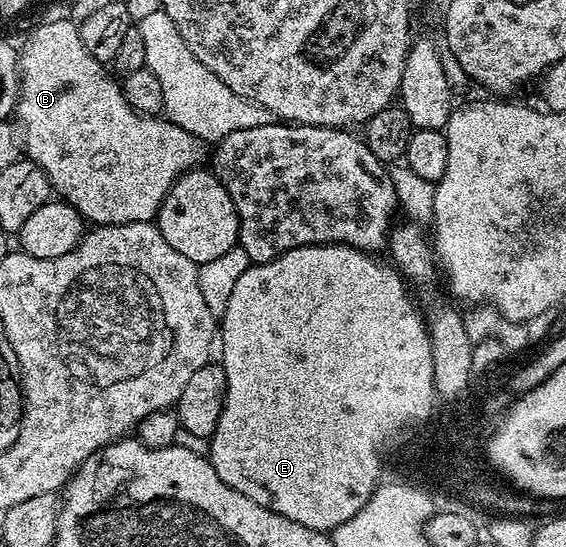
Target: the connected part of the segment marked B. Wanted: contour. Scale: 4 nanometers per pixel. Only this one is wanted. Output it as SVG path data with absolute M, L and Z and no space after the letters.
M64 17L40 24L27 37L22 51L20 47L17 57L20 82L16 120L25 158L44 172L53 194L75 207L83 220L91 219L91 224L103 227L149 223L157 216L171 185L186 172L195 170L205 155L207 158L207 144L188 133L188 129L176 125L169 117L143 115L126 100L111 72L84 49L77 22Z

